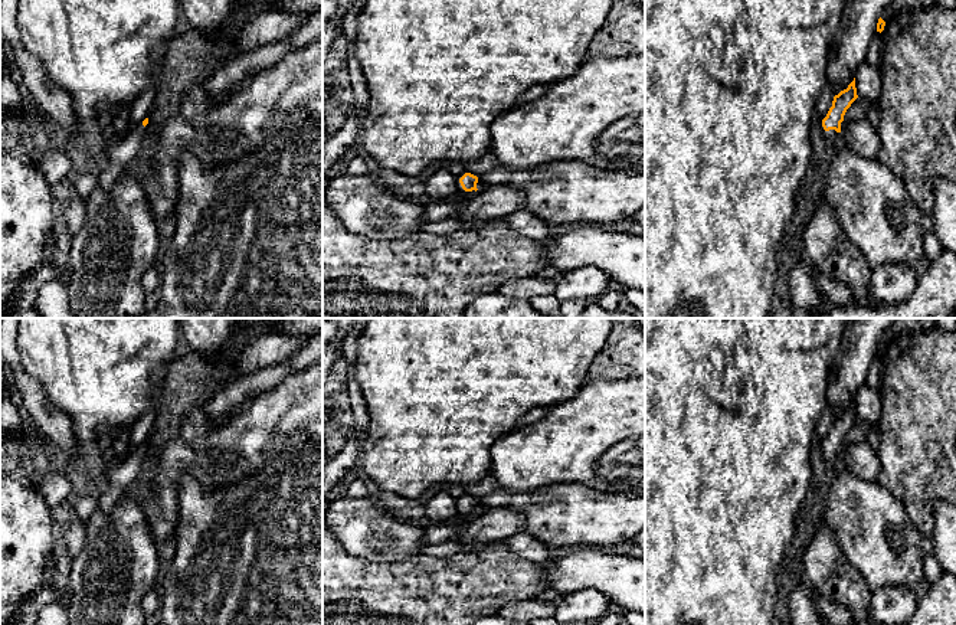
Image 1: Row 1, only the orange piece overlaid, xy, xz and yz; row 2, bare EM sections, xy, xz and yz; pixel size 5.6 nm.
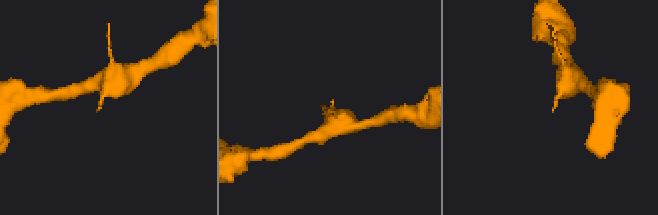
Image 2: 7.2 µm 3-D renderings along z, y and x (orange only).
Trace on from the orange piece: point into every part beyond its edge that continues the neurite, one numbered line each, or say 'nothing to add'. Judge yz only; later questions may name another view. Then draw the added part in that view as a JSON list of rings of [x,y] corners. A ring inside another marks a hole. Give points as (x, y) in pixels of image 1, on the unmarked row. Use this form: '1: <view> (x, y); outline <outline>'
1: yz (831, 460); outline [[[822,449],[822,458],[824,458],[826,471],[831,474],[834,472],[838,462],[841,461],[841,455],[836,455],[835,452],[825,454],[824,449]]]

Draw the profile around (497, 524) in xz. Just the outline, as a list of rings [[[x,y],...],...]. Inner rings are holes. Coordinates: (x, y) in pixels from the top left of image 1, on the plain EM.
[[[510,507],[482,510],[468,517],[455,541],[497,543],[523,531],[526,516]]]

